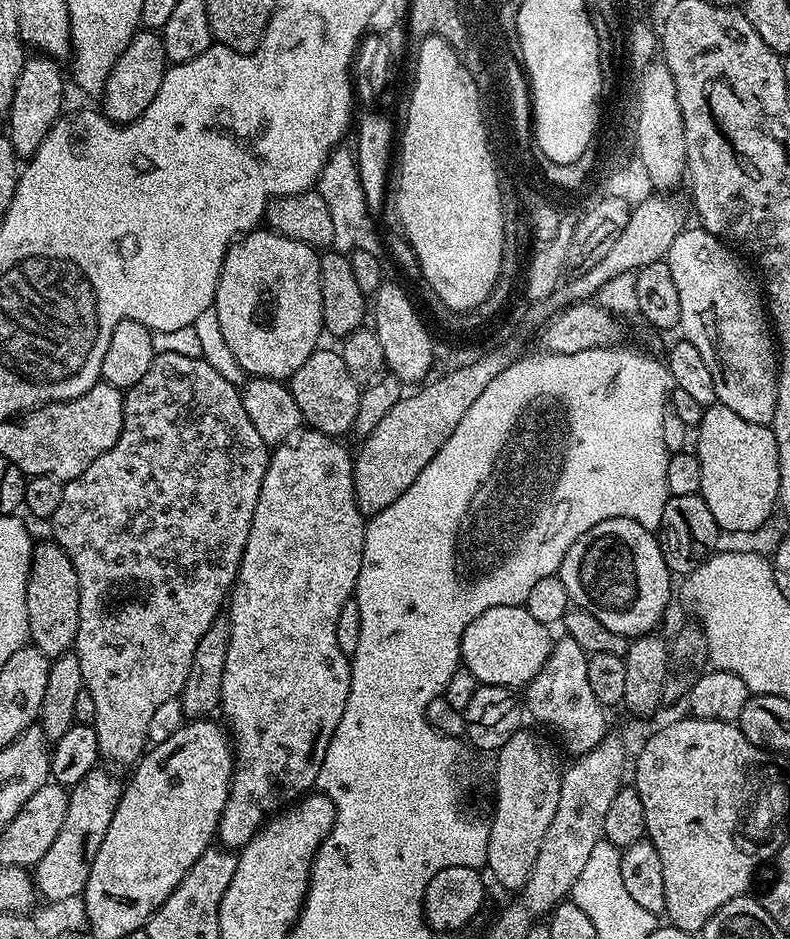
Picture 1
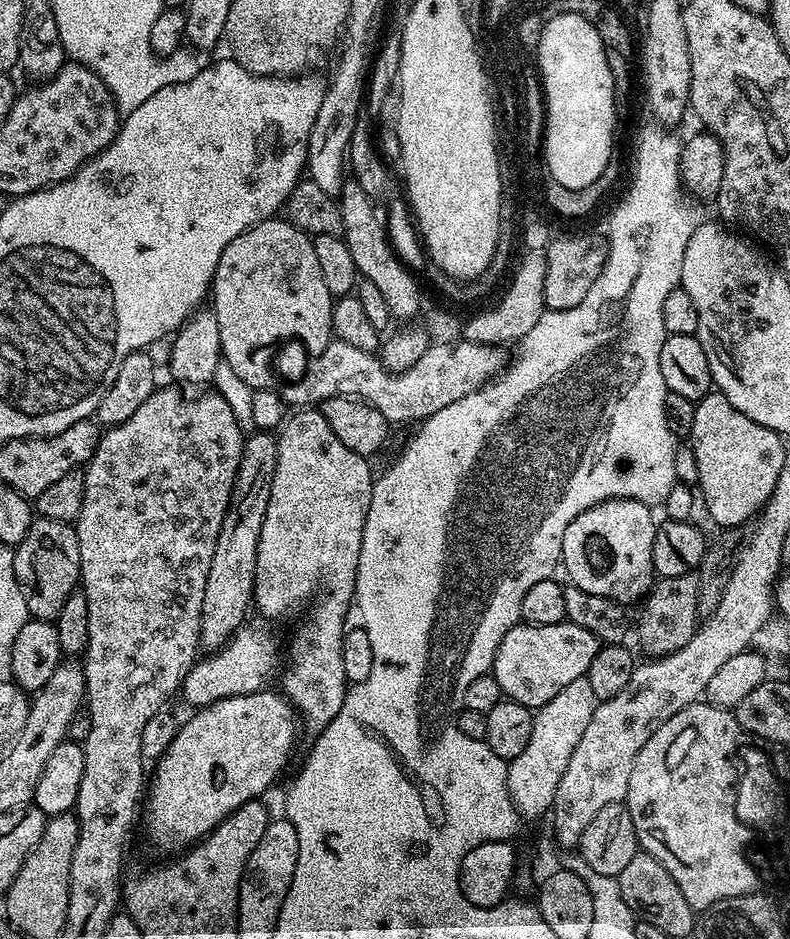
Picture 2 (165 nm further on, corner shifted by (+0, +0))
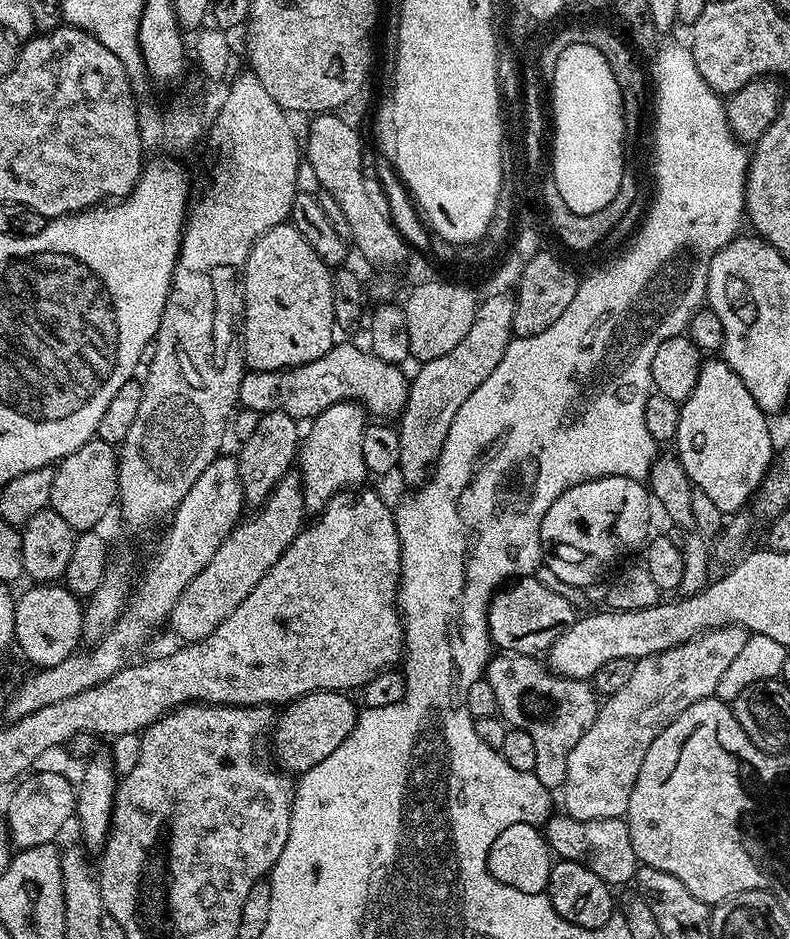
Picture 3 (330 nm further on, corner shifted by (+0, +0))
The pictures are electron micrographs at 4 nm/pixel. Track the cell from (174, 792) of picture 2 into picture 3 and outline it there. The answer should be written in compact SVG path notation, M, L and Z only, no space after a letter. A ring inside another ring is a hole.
M321 690L298 697L283 705L284 712L275 717L272 732L272 748L281 769L288 774L302 774L322 758L328 758L346 740L350 730L354 730L358 707L351 695L340 690Z

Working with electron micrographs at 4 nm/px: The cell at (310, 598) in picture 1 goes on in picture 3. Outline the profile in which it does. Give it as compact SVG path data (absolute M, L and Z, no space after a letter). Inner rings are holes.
M341 400L339 404L322 410L322 414L312 417L303 433L298 449L298 475L300 478L300 491L302 503L309 513L319 514L324 511L324 506L329 504L337 494L347 493L361 487L364 479L370 476L366 466L366 458L362 458L362 434L366 423L366 412L361 405L351 400Z

